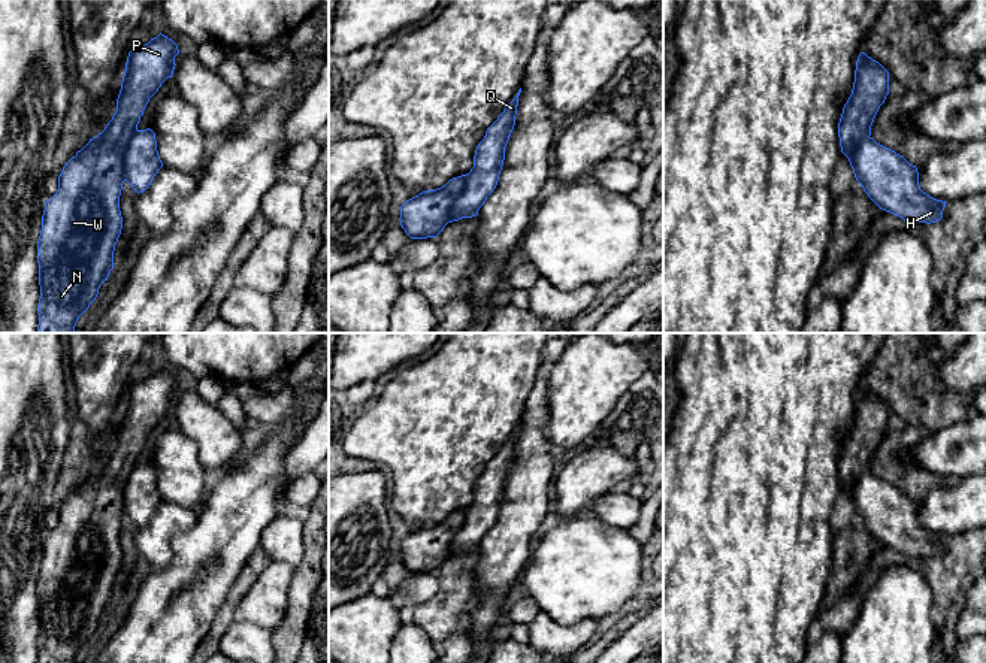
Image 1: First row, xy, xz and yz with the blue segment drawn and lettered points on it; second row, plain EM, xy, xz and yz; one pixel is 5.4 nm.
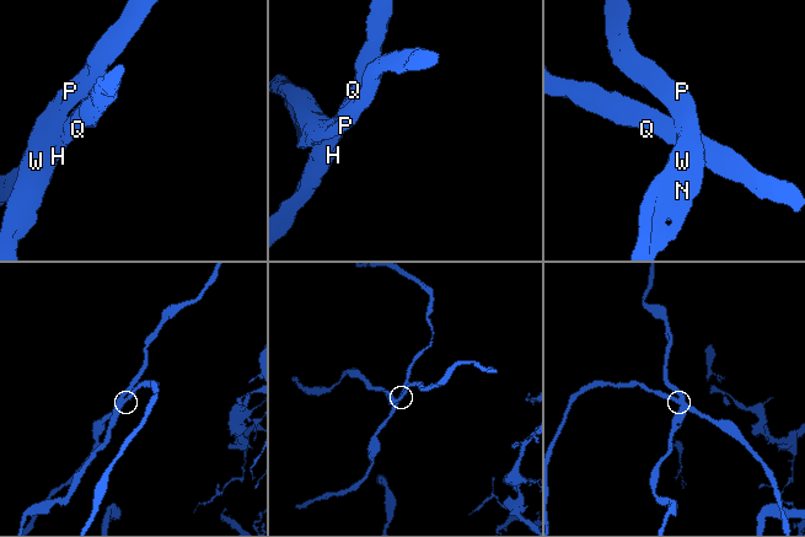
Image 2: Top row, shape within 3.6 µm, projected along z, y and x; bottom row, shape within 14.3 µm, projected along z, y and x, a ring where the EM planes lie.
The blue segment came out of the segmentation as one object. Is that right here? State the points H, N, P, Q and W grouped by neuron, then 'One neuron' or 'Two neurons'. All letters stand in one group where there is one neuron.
Groups: H Q / N P W. Two neurons

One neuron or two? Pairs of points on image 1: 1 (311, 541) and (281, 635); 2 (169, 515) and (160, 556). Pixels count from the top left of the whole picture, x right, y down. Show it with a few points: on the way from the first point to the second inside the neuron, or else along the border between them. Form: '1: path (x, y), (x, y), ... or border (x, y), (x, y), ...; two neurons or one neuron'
1: path (311, 565), (311, 605), (305, 611); one neuron
2: path (163, 526), (160, 530), (160, 545); one neuron

